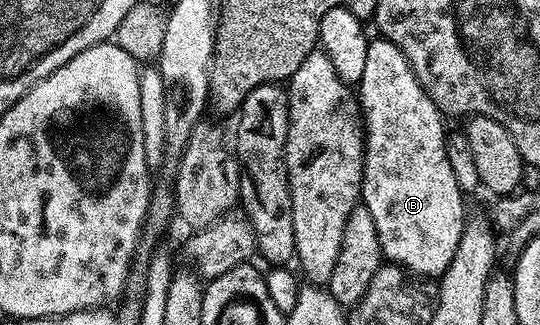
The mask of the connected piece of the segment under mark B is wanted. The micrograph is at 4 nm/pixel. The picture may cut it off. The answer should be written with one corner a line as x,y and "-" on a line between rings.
375,39
368,44
365,75
361,75
357,83
357,96
365,122
361,201
376,224
382,256
388,262
402,265
412,274
420,273
415,274
420,278
438,278
449,267
465,228
465,194
457,179
453,179
453,167
449,167
447,138
445,128
443,129
444,118
431,102
431,96
420,87
405,55
391,41

